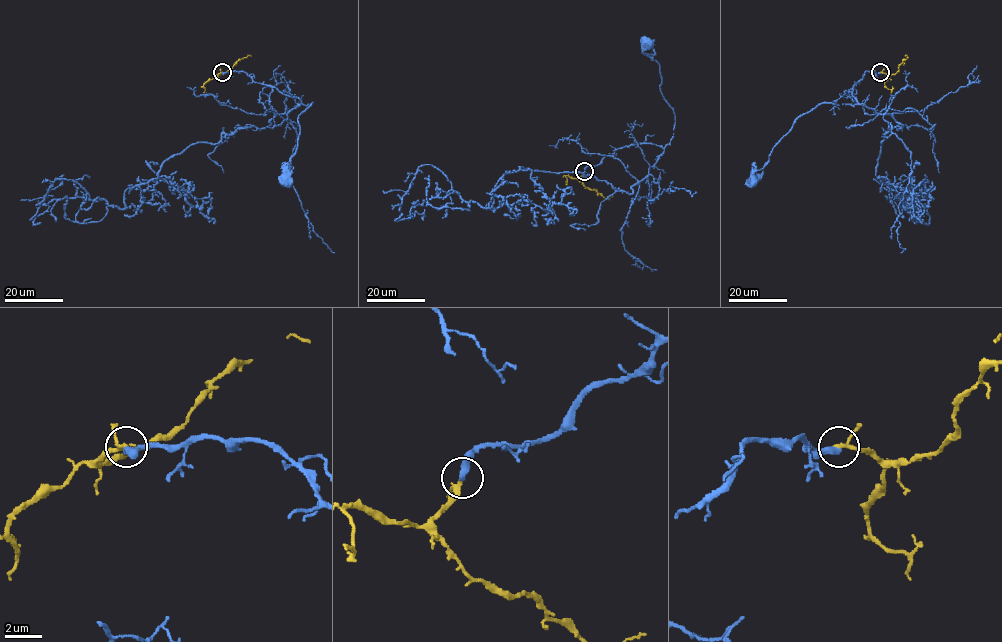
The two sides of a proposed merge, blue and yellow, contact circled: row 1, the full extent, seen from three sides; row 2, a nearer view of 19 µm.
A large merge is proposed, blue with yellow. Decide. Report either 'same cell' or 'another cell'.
same cell

